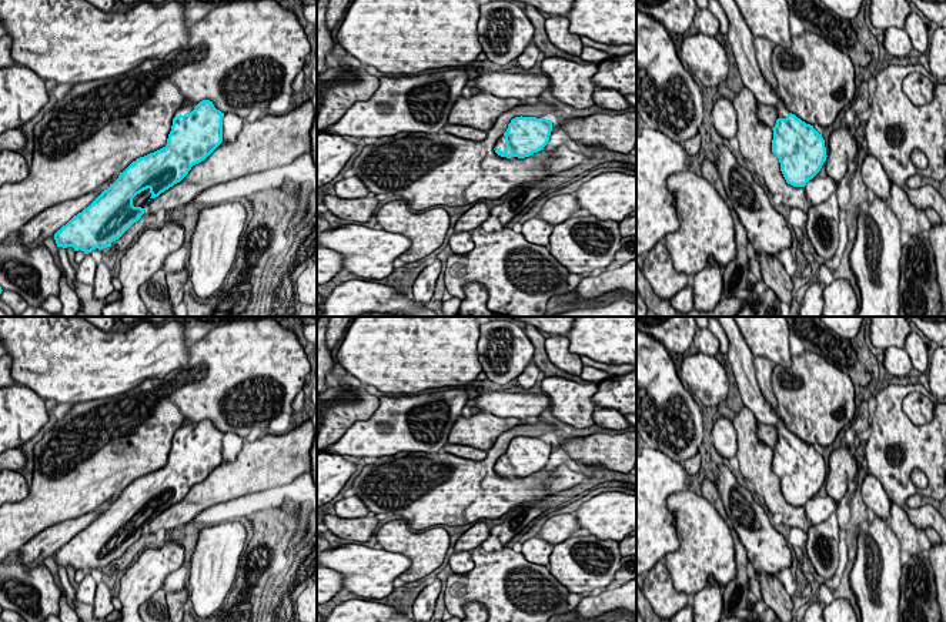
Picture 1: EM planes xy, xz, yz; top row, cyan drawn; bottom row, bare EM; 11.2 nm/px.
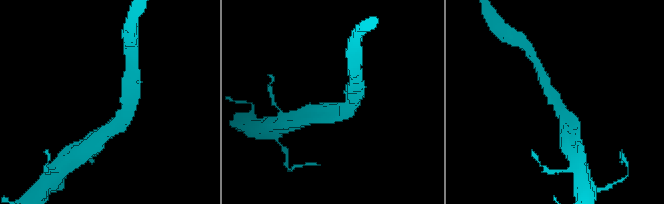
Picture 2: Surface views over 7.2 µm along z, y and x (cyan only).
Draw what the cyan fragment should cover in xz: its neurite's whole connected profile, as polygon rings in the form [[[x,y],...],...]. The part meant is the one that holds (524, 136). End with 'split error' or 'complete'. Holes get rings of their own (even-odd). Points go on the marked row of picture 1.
[[[515,117],[497,140],[495,153],[501,157],[525,158],[544,150],[549,141],[552,121],[536,117]]]; split error

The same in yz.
[[[718,0],[729,21],[728,40],[732,47],[739,74],[758,103],[773,106],[778,120],[773,130],[772,153],[779,158],[780,171],[788,184],[805,187],[826,161],[822,134],[792,114],[763,78],[753,50],[753,36],[735,0]]]; split error

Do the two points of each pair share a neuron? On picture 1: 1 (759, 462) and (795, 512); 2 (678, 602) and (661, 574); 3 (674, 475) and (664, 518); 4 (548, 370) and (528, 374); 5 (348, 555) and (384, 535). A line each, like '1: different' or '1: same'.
1: same
2: same
3: same
4: different
5: different

